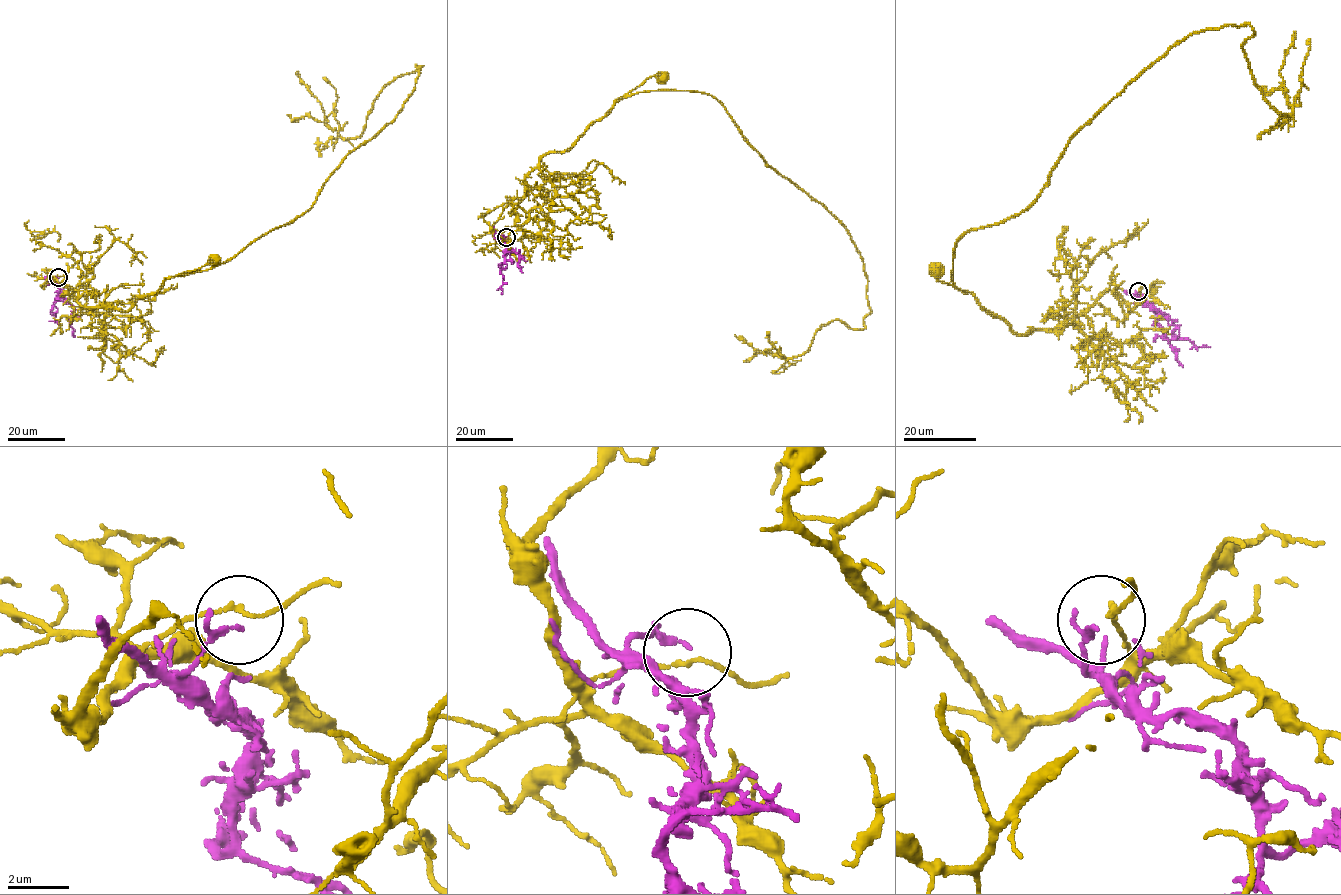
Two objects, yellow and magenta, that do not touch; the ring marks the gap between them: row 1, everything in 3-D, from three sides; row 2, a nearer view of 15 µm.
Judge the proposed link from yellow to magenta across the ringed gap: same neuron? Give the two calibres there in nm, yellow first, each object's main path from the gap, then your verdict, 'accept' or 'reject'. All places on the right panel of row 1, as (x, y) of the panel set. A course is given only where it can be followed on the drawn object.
calibres 140 and 140 nm; course yellow (1138, 291), (1141, 296), (1127, 303), (1104, 292), (1053, 329), (1018, 335), (968, 292), (939, 281), (936, 270); course magenta (1137, 292), (1137, 298), (1150, 302), (1159, 319), (1170, 320), (1176, 337), (1188, 339), (1196, 346), (1210, 347); reject

